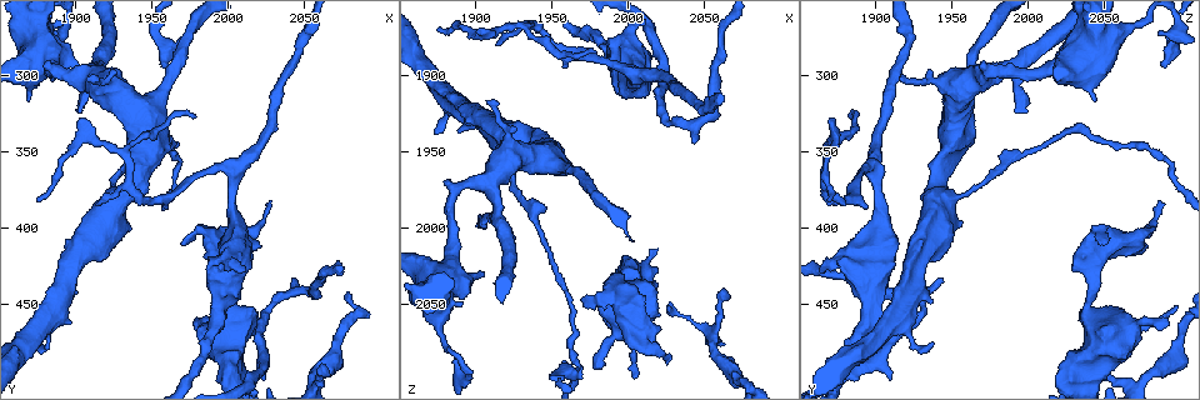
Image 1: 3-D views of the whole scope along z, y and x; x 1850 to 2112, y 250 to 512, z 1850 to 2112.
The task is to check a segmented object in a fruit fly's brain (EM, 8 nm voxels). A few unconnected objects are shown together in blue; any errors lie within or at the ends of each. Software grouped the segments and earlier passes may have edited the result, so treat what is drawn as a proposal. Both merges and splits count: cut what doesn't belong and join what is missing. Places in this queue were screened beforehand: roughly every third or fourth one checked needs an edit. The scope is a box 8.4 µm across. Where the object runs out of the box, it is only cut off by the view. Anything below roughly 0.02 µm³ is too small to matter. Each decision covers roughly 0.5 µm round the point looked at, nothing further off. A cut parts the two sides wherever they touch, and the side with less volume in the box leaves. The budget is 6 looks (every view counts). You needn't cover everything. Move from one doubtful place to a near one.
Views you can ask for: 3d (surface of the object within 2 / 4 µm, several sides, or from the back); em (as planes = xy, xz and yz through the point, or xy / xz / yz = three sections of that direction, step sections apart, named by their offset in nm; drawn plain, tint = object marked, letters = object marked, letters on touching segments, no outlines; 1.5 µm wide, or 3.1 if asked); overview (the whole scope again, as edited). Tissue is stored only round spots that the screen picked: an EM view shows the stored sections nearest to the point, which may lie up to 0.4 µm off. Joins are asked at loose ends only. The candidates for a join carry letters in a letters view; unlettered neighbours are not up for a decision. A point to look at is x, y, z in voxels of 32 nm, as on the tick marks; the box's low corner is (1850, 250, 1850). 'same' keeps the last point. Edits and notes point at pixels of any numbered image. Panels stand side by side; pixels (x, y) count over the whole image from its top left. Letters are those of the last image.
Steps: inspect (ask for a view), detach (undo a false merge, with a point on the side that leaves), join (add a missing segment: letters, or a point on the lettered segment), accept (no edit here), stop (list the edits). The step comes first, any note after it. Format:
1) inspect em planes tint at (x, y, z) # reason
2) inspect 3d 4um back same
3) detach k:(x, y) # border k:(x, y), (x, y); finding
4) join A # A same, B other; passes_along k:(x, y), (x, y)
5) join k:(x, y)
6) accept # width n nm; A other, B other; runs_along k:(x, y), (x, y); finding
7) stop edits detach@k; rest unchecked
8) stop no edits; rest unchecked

inspect em 3.1um xy step 8 tint at (1904, 328, 1870) # tapers out

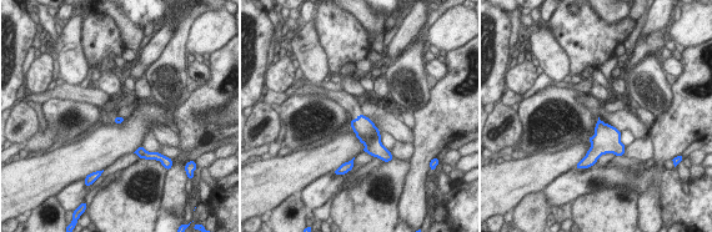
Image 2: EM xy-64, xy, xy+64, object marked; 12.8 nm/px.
inspect em 3.1um planes letters same

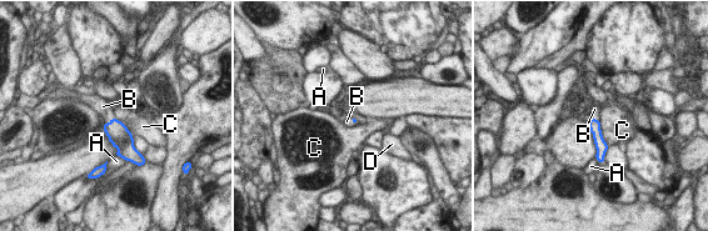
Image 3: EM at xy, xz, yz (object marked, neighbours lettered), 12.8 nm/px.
join B # longest_contact C 380 nm; A other, B same, C other, D other; passes_along 3:(119, 135), (110, 121), (103, 106); it goes on there

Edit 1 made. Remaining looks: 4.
inspect overview # redraw

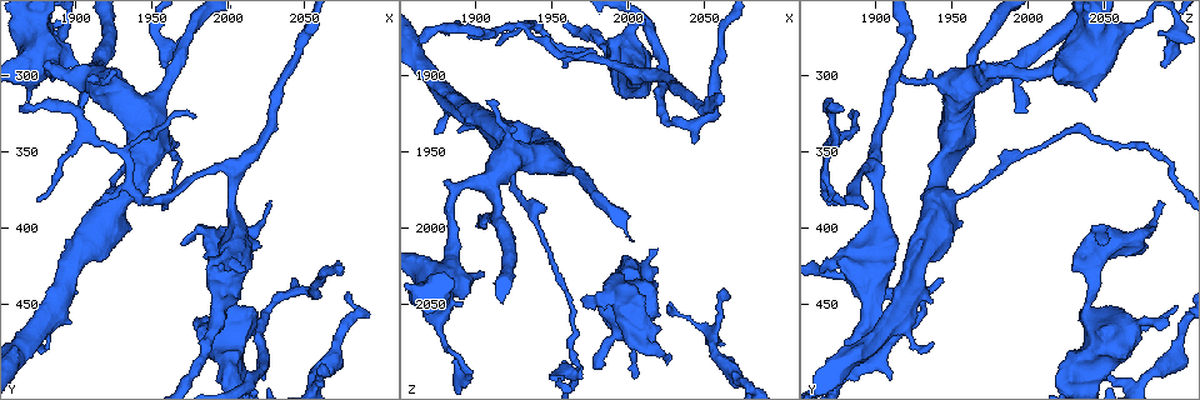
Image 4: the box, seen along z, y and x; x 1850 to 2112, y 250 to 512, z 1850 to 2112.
inspect 3d 4um at (1874, 382, 1868) # an open end

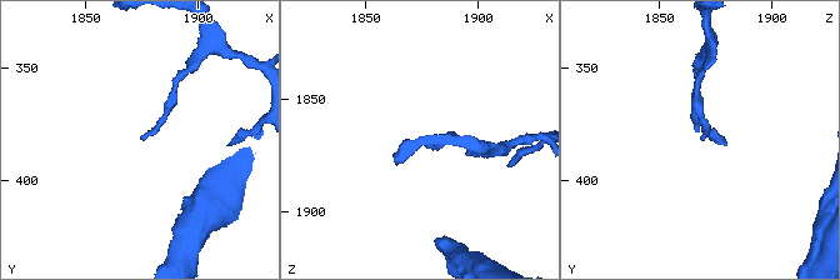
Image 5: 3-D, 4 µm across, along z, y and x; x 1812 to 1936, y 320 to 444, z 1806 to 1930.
inspect em xz step 8 tint at (1875, 382, 1868)

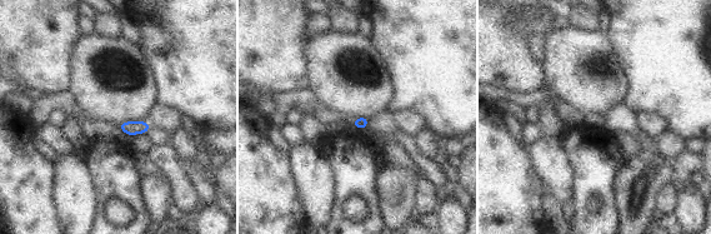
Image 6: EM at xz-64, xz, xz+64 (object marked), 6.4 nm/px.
inspect em xz step 8 letters same

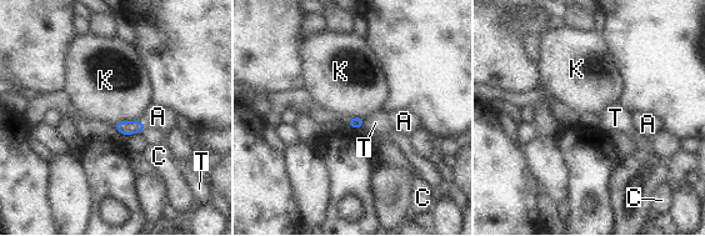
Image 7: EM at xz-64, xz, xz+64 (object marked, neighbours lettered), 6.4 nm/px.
accept # longest_contact K 180 nm; A other, C other, K other, T other; border 7:(139, 120), (120, 120), (114, 127); none of them fits

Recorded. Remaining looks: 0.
stop edits join@3; rest unchecked

